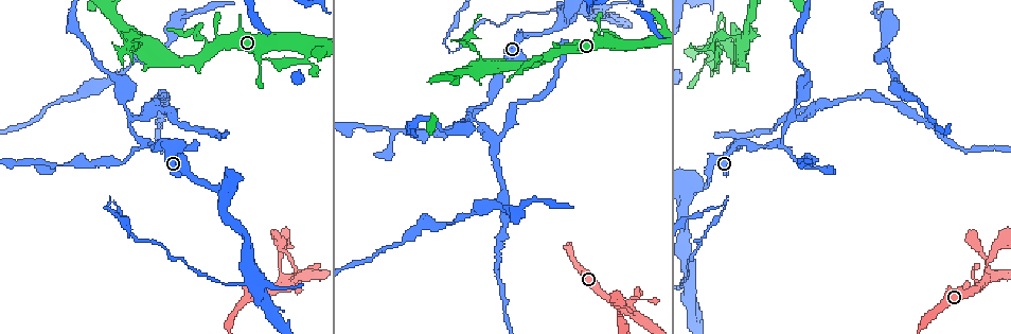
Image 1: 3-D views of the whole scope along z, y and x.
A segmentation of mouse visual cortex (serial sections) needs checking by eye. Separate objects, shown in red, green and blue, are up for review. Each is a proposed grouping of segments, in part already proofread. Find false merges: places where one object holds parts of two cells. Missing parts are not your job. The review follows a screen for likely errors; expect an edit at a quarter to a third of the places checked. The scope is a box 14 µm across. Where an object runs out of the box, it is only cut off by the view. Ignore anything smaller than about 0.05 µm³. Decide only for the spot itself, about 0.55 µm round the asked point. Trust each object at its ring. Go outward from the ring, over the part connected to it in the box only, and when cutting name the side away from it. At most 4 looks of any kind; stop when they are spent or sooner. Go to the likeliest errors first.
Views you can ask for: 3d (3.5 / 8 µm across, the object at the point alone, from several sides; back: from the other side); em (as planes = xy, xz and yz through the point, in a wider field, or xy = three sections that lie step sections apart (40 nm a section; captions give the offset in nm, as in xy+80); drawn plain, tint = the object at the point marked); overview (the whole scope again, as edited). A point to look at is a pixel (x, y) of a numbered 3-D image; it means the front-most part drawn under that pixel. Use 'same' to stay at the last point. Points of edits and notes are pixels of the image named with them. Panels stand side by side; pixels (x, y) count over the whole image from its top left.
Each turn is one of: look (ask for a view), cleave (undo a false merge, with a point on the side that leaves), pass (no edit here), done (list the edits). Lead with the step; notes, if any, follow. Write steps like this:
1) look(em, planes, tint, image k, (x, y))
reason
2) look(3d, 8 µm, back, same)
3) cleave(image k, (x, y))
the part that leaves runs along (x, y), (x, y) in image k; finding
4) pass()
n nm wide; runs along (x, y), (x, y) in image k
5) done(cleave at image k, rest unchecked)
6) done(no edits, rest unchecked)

look(3d, 3.5 µm, image 1, (225, 191))
four arms meet

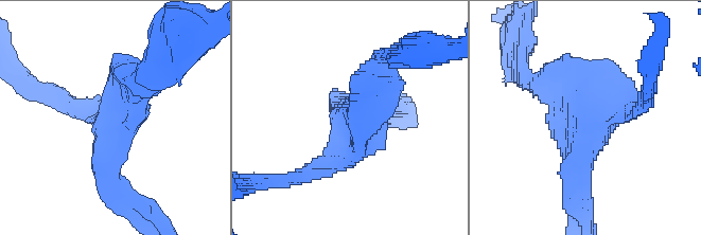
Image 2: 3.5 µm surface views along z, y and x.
look(em, xy, step 3, tint, image 2, (601, 113))

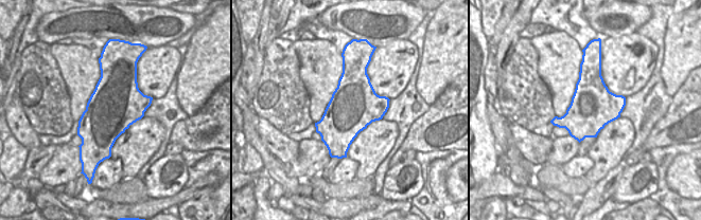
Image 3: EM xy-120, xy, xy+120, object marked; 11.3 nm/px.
pass()
one cell here

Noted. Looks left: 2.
look(3d, 3.5 µm, back, image 1, (595, 11))
small branch off a trunk

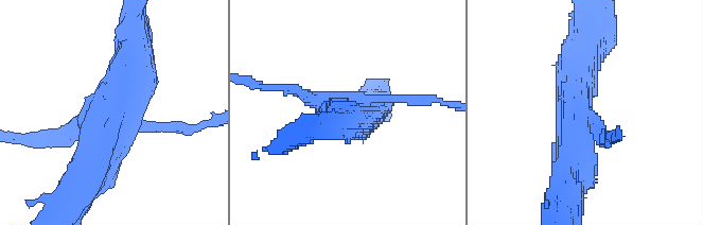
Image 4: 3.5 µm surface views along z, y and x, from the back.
look(em, xy, step 1, tint, image 4, (581, 123))
4 arms; arms of 150, 200, 400, 500 nm

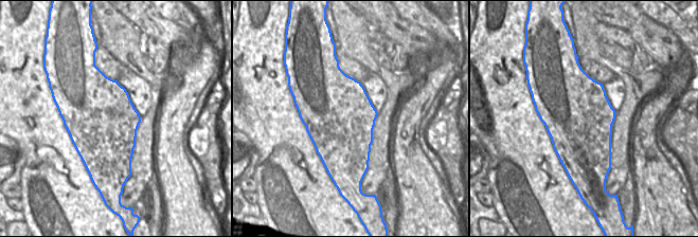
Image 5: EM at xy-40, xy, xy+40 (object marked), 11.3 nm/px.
cleave(image 4, (415, 98))
the part that leaves runs along (367, 101), (439, 99), (449, 104) in image 4; a second cell is stuck on

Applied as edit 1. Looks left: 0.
done(cleave at image 4, rest unchecked)

